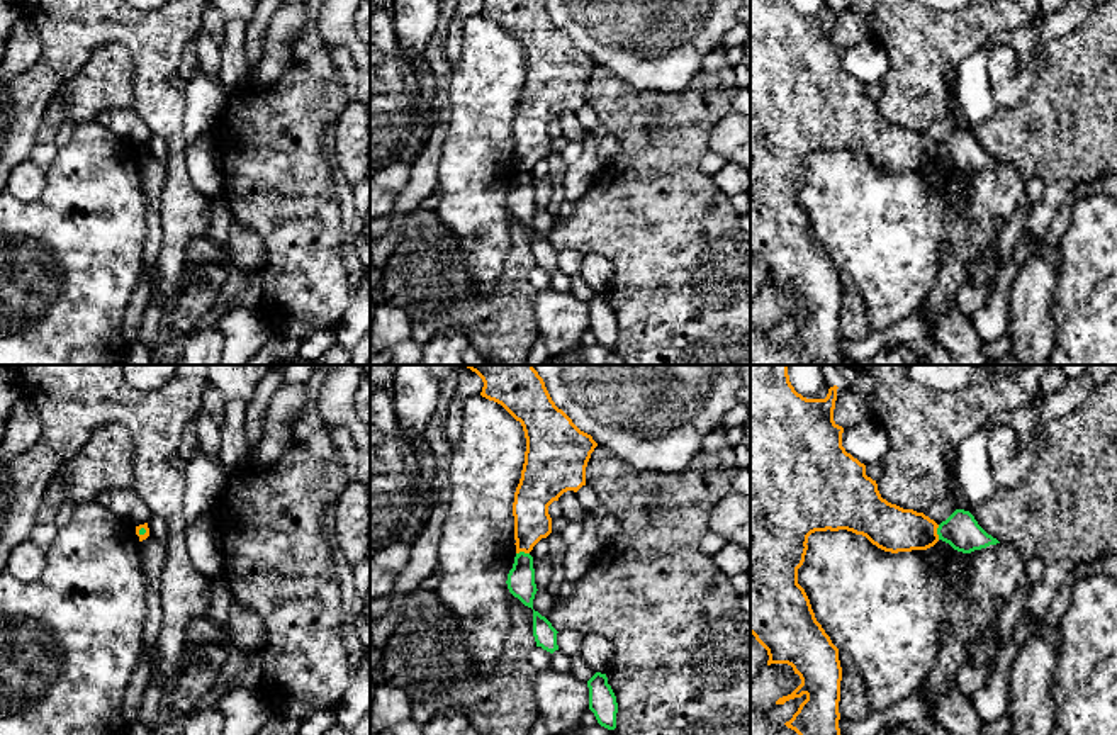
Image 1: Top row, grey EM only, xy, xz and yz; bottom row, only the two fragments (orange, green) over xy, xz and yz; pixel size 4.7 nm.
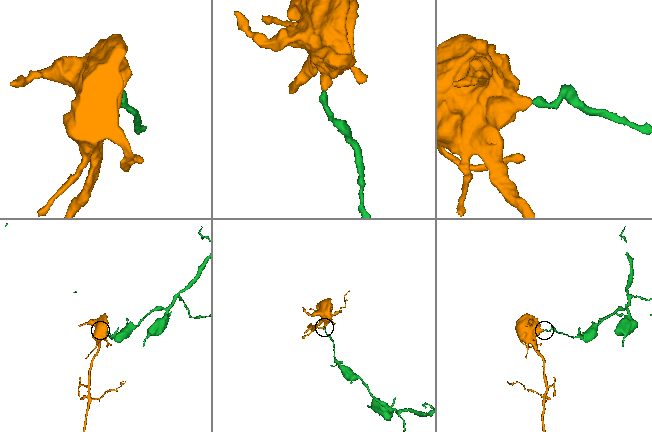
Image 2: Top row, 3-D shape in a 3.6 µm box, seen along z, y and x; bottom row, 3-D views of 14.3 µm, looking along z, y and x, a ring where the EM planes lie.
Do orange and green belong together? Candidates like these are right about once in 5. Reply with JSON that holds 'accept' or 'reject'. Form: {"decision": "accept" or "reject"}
{"decision": "reject"}

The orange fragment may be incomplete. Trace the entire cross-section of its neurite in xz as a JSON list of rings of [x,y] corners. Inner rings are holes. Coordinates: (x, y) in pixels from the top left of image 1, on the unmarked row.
[[[482,0],[480,15],[501,24],[521,42],[526,71],[521,98],[514,112],[514,160],[516,173],[530,173],[533,166],[552,153],[548,126],[567,112],[586,105],[586,87],[598,66],[591,54],[581,51],[572,39],[555,25],[543,0]]]

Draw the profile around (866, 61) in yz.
[[[873,37],[844,48],[842,66],[864,85],[881,85],[890,70],[884,49]]]

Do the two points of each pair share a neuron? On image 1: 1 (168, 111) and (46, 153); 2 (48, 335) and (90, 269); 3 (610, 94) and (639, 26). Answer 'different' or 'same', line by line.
1: different
2: same
3: different

